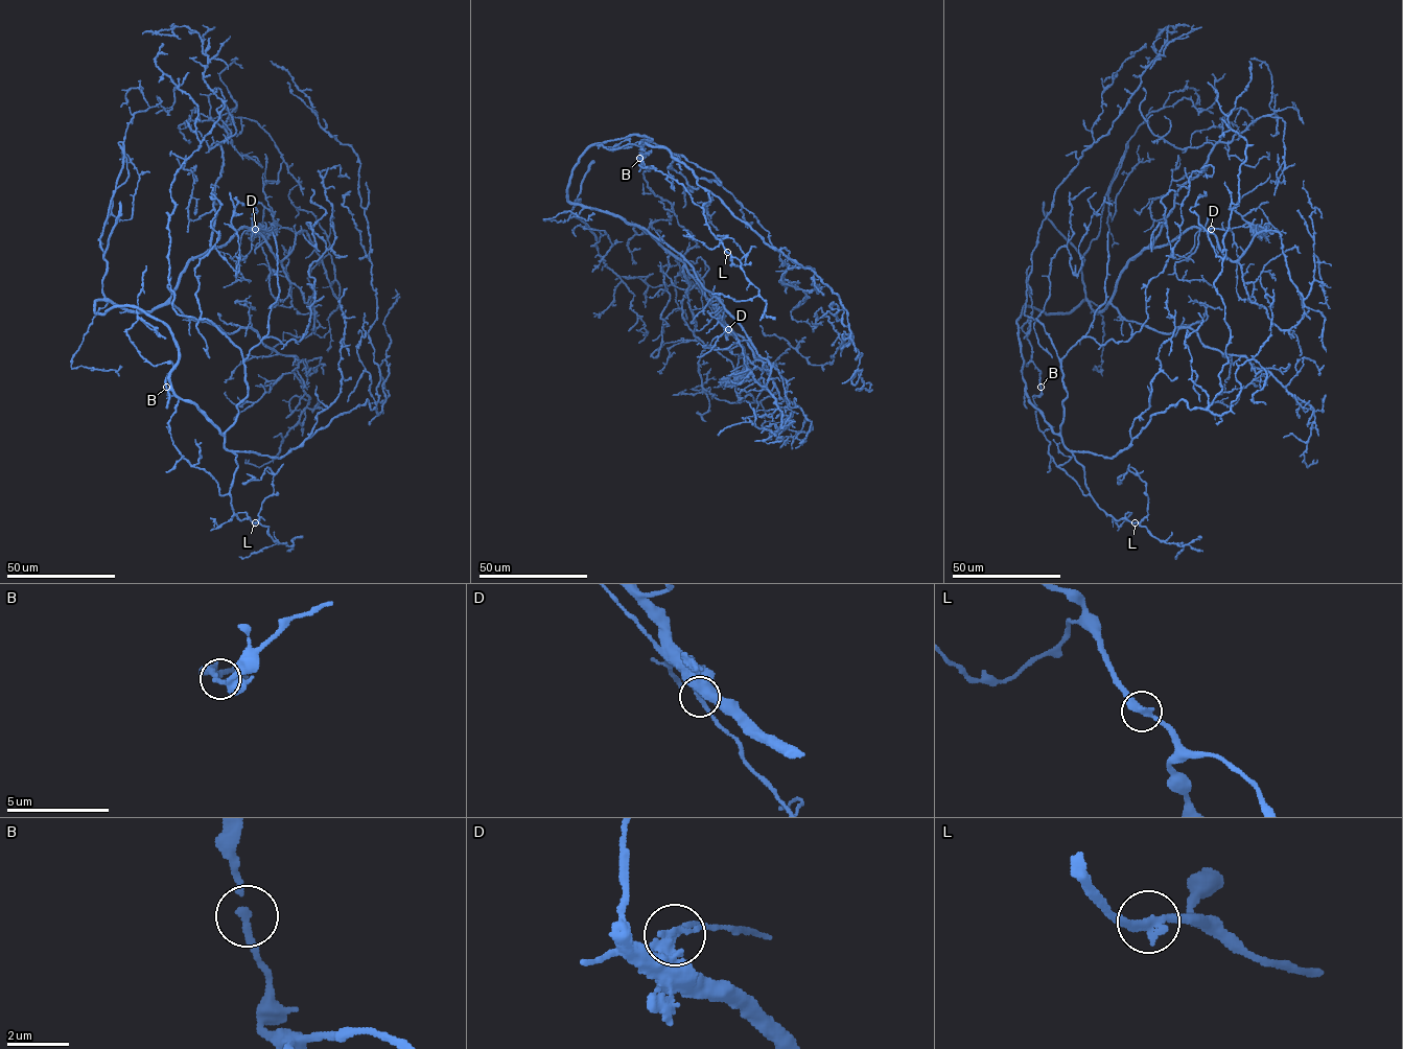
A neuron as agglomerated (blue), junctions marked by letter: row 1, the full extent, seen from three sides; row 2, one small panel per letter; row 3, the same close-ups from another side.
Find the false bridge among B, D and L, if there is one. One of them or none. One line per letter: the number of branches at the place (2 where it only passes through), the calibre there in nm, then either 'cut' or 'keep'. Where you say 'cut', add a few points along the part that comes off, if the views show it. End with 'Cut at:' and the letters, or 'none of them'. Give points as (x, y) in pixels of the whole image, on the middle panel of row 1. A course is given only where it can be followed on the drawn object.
B: 2 | 200 nm | keep
D: 2 | 240 nm | keep
L: 2 | 320 nm | keep
Cut at: none of them

